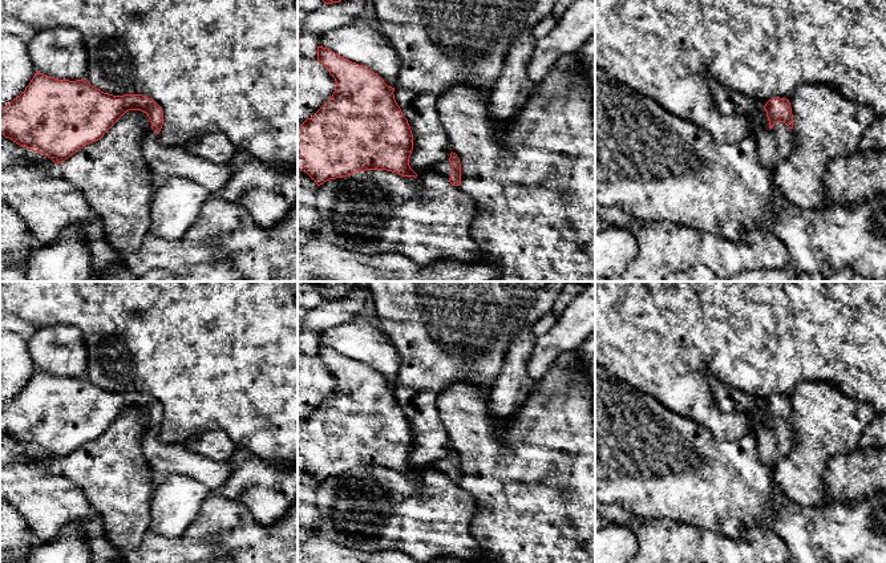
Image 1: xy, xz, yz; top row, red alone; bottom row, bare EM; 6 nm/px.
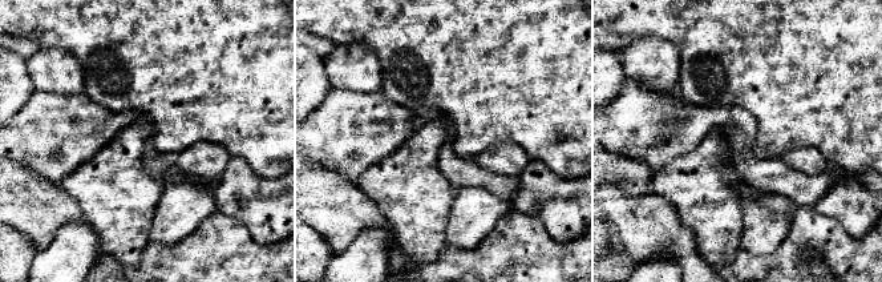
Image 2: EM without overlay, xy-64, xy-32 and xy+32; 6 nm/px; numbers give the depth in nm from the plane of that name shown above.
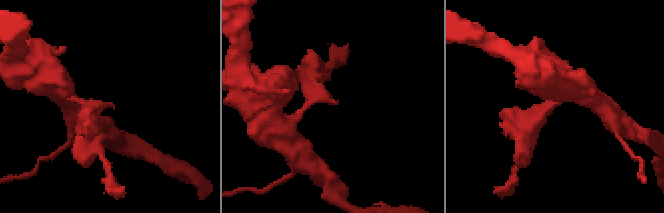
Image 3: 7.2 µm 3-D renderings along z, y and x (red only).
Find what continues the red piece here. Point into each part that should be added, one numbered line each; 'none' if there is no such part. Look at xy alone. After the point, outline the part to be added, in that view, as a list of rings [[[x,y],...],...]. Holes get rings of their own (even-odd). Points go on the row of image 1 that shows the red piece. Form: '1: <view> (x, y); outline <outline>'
1: xy (165, 162); outline [[[151,129],[142,141],[142,157],[157,185],[171,177],[190,179],[218,194],[231,175],[228,163],[214,163],[193,155],[185,147],[165,146]]]

